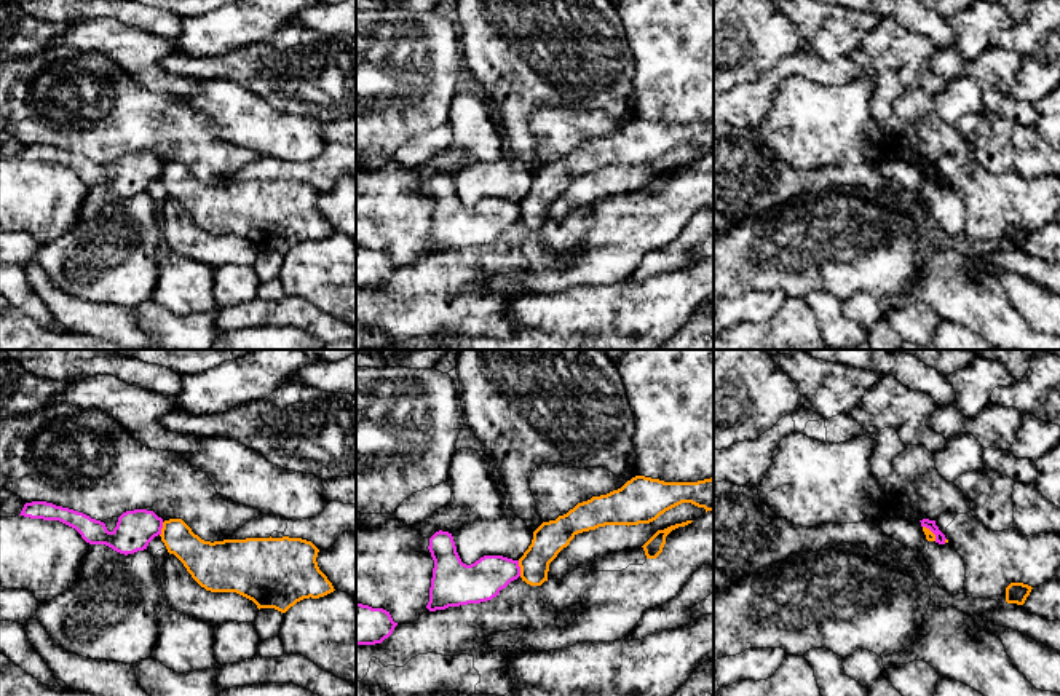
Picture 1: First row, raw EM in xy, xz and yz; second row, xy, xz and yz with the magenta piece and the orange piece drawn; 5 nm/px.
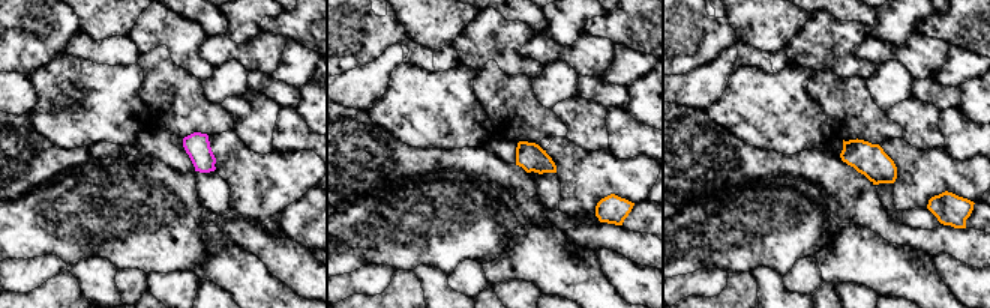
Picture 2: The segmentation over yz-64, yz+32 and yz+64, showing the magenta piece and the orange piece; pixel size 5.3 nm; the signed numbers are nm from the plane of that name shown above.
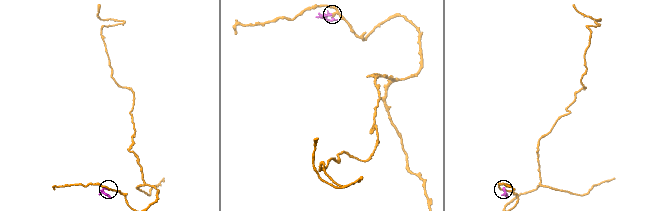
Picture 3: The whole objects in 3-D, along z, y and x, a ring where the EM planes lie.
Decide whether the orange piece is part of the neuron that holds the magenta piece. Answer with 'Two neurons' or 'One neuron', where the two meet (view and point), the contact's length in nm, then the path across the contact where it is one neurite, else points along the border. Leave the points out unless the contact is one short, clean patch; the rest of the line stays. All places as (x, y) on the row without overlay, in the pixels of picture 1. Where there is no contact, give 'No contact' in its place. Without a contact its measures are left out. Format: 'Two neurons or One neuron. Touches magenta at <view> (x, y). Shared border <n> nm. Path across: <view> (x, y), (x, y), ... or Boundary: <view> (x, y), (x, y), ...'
Two neurons. Touches magenta at xz (519, 211). Shared border 80 nm. Boundary: xz (518, 203), (521, 217)

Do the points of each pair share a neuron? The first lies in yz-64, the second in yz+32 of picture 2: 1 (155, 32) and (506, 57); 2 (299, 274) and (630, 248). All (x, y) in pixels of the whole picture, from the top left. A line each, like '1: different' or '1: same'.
1: same
2: different

